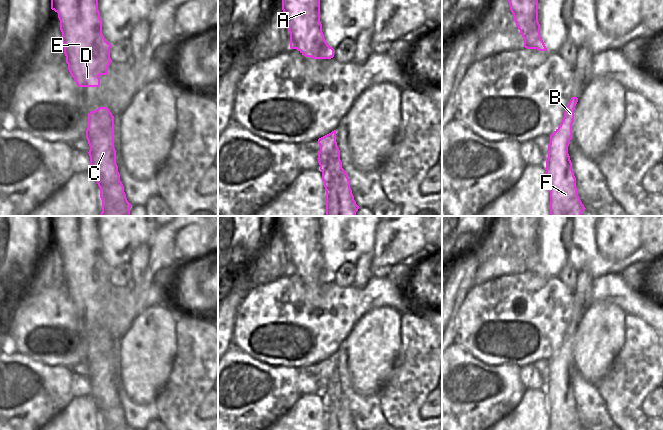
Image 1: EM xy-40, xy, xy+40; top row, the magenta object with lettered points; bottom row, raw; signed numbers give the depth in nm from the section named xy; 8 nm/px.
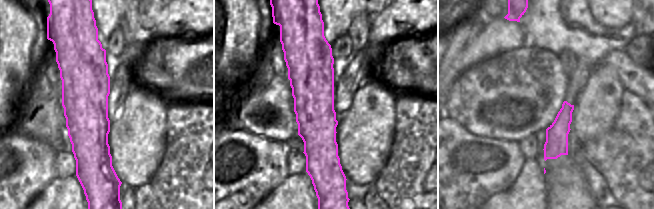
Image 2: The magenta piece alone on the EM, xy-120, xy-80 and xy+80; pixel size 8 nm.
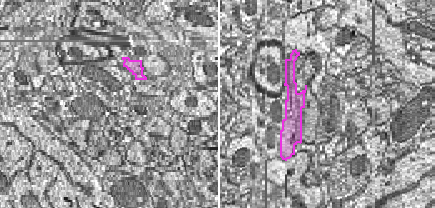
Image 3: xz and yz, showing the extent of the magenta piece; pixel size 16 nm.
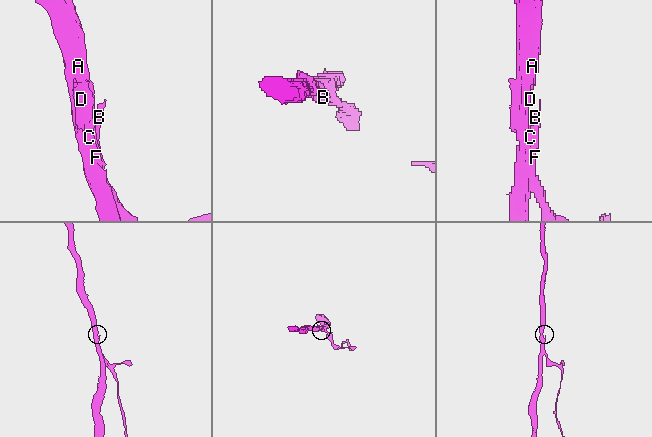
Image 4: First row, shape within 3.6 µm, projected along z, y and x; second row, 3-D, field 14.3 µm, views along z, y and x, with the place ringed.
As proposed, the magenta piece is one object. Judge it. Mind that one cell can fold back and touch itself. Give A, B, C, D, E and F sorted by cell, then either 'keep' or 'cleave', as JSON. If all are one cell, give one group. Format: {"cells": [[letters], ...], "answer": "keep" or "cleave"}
{"cells": [["A", "C", "D", "E"], ["B", "F"]], "answer": "cleave"}

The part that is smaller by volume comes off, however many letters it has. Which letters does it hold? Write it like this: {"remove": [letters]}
{"remove": ["B", "F"]}

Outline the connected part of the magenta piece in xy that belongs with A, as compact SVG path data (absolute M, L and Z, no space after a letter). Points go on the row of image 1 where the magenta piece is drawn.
M282 0L282 10L288 22L290 48L297 49L305 57L331 59L334 49L326 42L320 22L320 0Z

